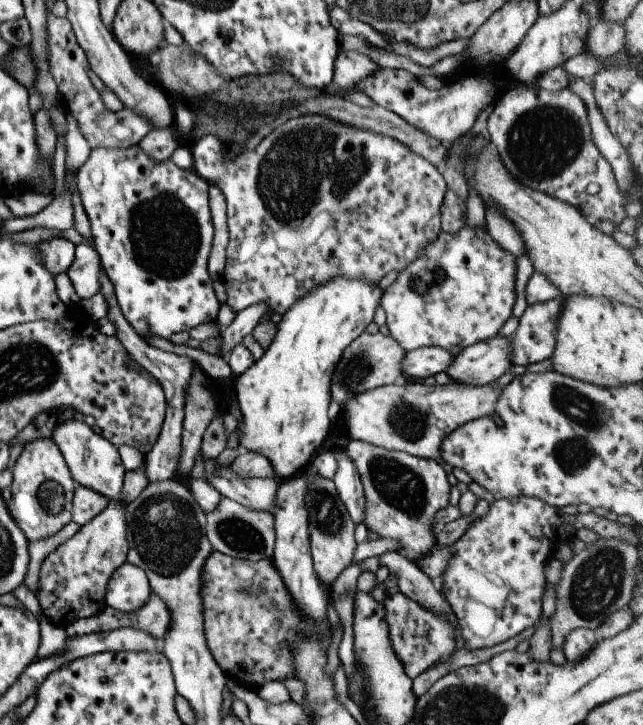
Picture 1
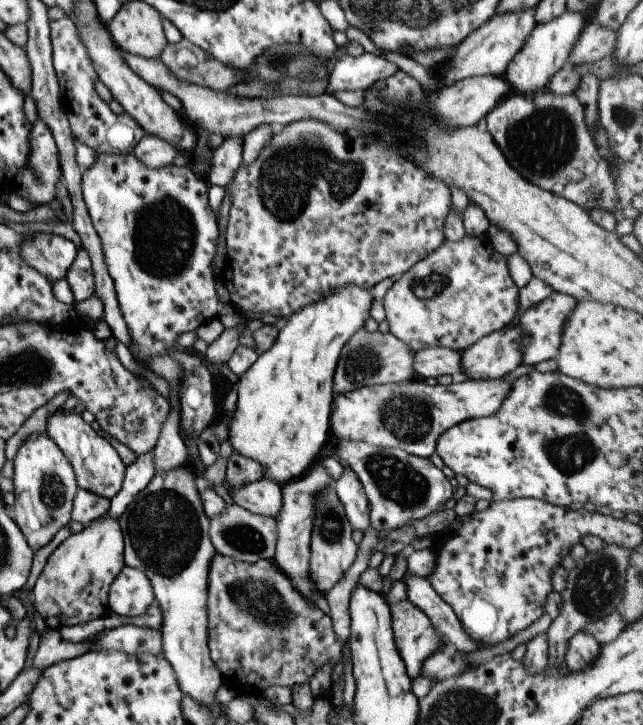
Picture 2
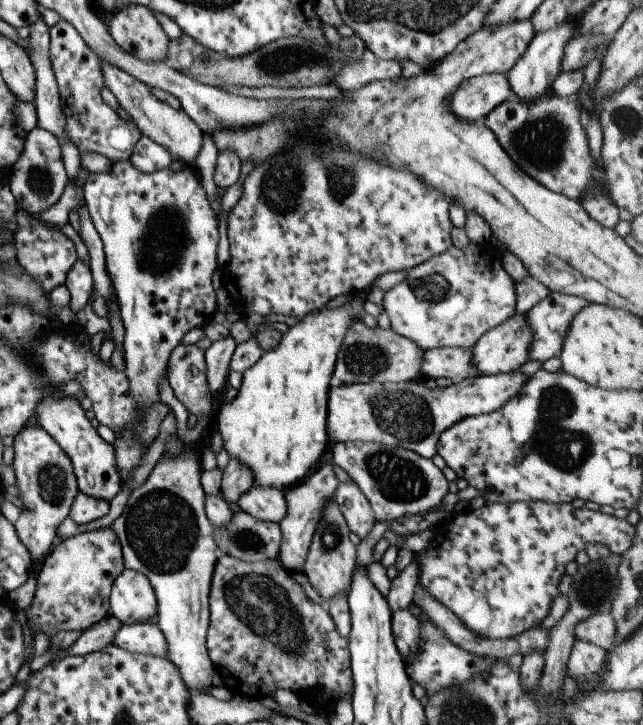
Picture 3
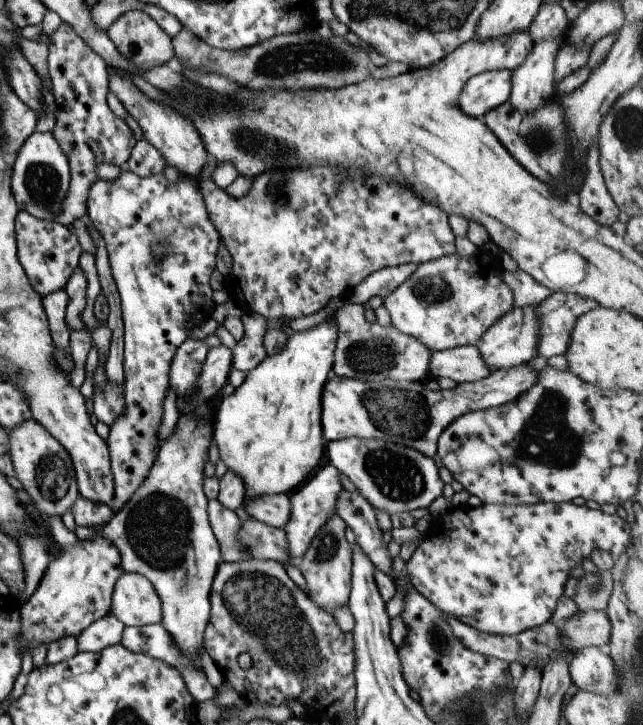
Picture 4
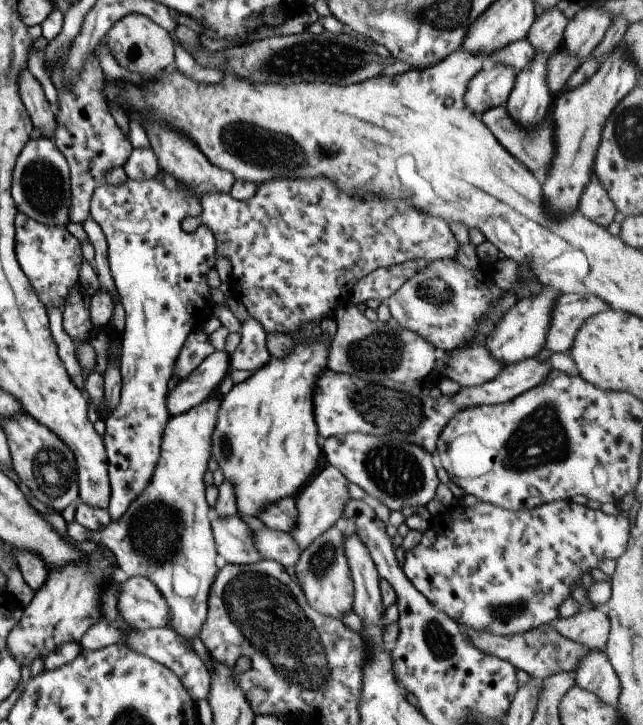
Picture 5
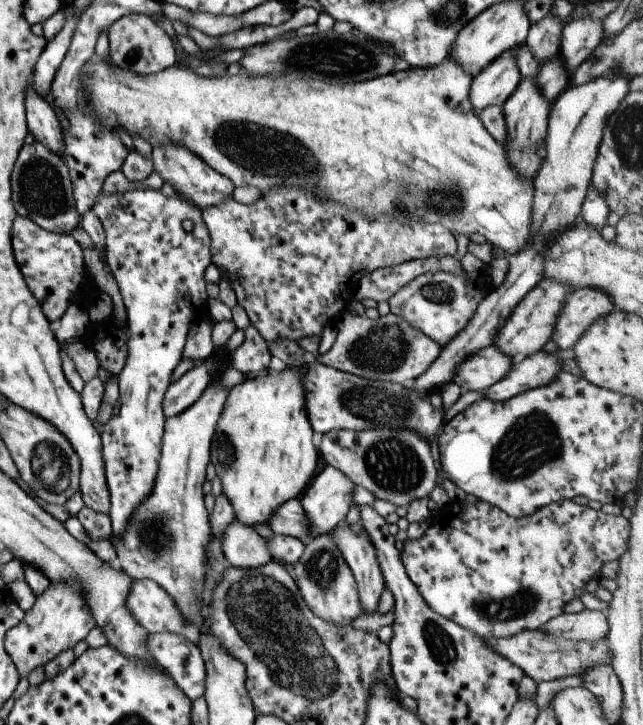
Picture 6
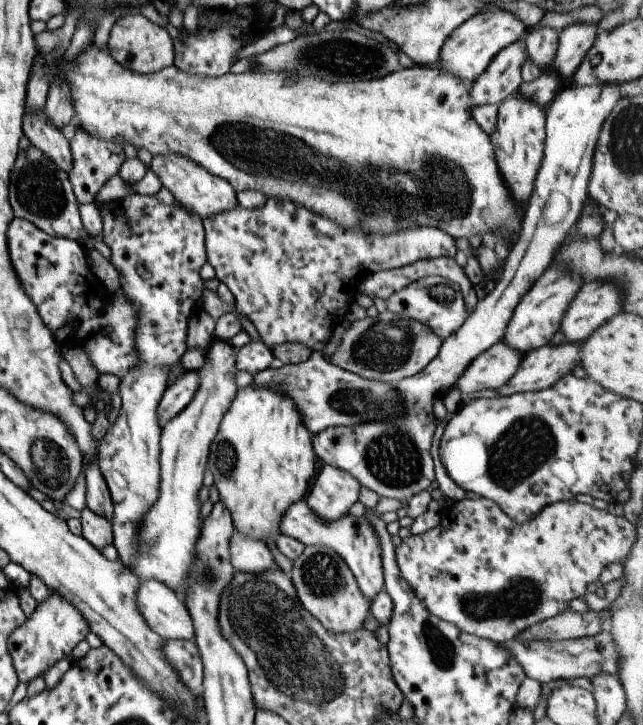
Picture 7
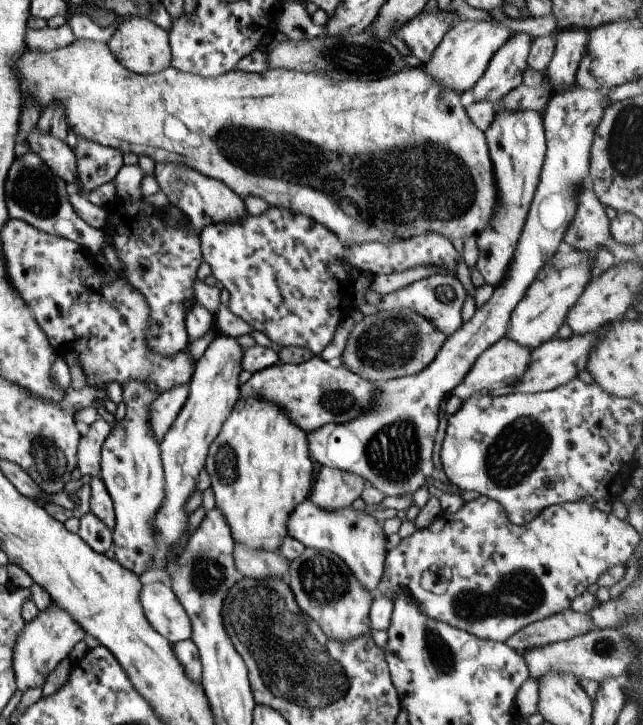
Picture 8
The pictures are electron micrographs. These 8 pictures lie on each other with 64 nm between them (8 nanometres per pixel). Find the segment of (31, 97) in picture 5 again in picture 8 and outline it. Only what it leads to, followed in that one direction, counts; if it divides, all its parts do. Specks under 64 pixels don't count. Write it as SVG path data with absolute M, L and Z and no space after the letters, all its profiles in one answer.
M33 129L26 138L30 151L35 153L53 175L66 182L70 190L77 190L76 158L66 143L54 136L42 135Z

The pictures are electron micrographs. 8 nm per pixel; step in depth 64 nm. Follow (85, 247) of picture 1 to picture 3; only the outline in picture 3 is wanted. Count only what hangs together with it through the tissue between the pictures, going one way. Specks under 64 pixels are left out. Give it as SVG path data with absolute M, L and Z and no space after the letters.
M77 259L67 271L64 285L70 294L70 301L67 306L74 316L83 308L87 298L89 298L91 288L94 288L88 265Z

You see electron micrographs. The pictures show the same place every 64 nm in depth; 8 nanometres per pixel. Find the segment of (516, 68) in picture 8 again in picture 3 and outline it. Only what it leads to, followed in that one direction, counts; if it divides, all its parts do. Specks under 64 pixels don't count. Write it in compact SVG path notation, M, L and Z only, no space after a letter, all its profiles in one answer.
M485 73L460 82L448 99L448 106L458 119L477 123L482 121L486 114L489 114L498 104L511 97L506 73Z

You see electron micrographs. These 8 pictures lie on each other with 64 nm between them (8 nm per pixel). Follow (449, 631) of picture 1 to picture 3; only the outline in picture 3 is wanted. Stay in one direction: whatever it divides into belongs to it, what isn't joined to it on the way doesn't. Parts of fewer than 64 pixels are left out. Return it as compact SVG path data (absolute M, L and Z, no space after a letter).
M408 608L401 609L391 613L390 623L395 646L405 662L419 644L418 618Z

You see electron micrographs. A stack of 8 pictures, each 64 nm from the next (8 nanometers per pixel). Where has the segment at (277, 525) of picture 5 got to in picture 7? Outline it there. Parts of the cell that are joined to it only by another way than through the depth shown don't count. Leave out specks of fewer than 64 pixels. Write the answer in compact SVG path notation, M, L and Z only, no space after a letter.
M303 500L290 504L279 523L281 535L298 540L304 546L323 545L334 550L349 567L355 577L358 589L370 602L384 588L382 577L382 558L380 557L379 539L370 526L367 517L355 518L347 513L332 521L318 519L314 510Z

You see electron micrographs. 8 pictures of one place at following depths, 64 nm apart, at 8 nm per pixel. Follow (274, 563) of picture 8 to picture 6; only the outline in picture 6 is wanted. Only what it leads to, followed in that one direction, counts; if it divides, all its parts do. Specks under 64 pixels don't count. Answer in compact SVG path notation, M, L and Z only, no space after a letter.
M234 518L223 531L221 548L227 564L238 569L252 569L272 560L265 540Z

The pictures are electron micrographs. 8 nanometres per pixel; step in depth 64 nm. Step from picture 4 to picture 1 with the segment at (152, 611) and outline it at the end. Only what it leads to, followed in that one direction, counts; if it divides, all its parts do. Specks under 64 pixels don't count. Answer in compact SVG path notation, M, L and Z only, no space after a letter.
M125 562L115 568L105 584L106 607L118 612L133 612L145 605L152 594L141 568Z

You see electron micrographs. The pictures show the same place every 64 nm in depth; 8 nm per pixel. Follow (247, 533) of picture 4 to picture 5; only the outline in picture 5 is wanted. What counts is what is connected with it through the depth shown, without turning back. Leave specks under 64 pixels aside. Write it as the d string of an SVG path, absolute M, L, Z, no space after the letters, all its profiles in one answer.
M264 530L252 532L256 549L262 554L262 558L286 566L294 566L301 554L300 546L293 540L289 533Z

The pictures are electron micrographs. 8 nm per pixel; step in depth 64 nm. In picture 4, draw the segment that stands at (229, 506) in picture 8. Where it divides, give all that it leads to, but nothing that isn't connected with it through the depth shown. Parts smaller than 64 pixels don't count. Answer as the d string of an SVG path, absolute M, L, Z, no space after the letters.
M329 316L312 330L293 333L279 354L266 356L255 368L245 372L241 384L229 396L223 397L213 412L213 444L226 470L243 480L243 500L251 501L263 494L290 494L317 469L323 456L323 436L319 426L320 390L331 372L337 331L335 318Z

